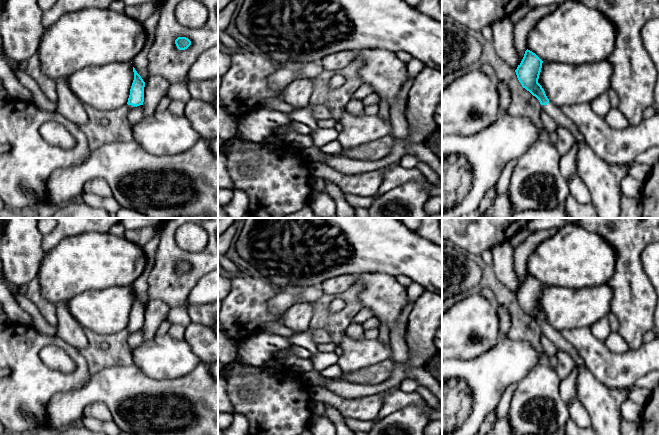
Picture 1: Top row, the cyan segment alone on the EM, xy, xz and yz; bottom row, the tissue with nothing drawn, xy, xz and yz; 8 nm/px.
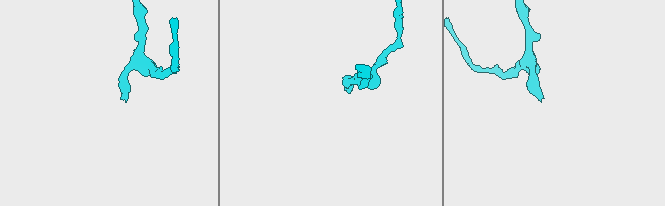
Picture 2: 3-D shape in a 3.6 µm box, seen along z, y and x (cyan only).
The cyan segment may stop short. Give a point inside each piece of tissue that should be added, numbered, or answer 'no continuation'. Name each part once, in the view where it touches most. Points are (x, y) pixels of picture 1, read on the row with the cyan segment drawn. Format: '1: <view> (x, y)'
1: yz (602, 179)

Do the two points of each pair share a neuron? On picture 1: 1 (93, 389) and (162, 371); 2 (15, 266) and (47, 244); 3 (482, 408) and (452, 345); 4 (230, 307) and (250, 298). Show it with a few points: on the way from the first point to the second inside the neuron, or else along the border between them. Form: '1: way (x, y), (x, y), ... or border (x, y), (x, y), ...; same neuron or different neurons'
1: border (133, 363), (152, 378), (169, 379); different neurons
2: border (42, 236), (42, 251), (44, 254); different neurons
3: border (481, 354), (468, 359), (452, 359); different neurons
4: way (235, 307), (241, 307), (245, 303); same neuron

